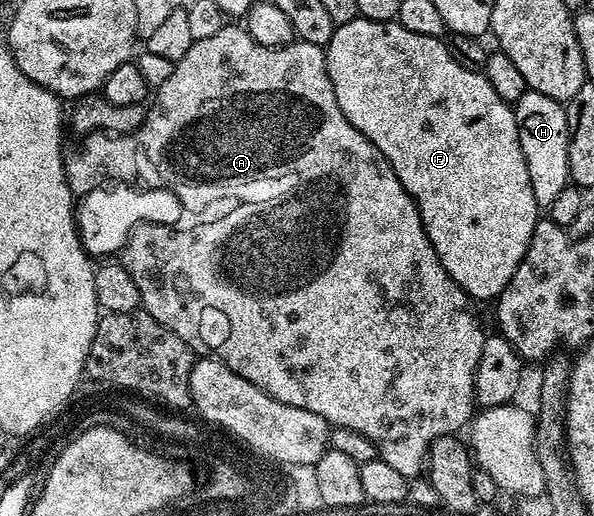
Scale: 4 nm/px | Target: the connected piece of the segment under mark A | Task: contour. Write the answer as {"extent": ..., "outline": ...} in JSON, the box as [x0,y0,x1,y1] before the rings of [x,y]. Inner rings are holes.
{"extent":[66,23,484,479],"outline":[[[230,23],[227,29],[218,29],[215,33],[208,34],[207,37],[199,36],[194,45],[188,47],[188,55],[184,55],[179,61],[173,62],[174,70],[164,79],[162,84],[157,86],[156,92],[153,94],[146,110],[146,119],[135,133],[120,133],[117,135],[112,133],[88,133],[81,138],[82,146],[71,157],[69,154],[66,161],[66,175],[70,178],[70,192],[74,194],[75,198],[81,199],[99,186],[118,182],[134,183],[137,182],[137,177],[143,181],[141,184],[145,188],[167,189],[174,192],[176,198],[183,205],[180,219],[177,219],[174,225],[149,223],[136,225],[130,232],[128,244],[120,253],[120,263],[132,275],[136,287],[140,287],[141,308],[150,313],[152,319],[156,319],[164,327],[168,327],[176,335],[180,335],[180,339],[184,339],[184,343],[188,343],[191,349],[201,351],[202,348],[206,348],[205,352],[207,354],[213,355],[217,360],[225,363],[229,369],[236,371],[236,375],[248,379],[248,383],[260,387],[260,391],[264,391],[272,399],[276,399],[280,403],[288,403],[292,407],[300,407],[304,411],[312,411],[316,415],[323,417],[331,426],[340,429],[351,429],[360,435],[364,435],[377,445],[378,456],[381,461],[388,463],[388,467],[396,467],[396,471],[400,471],[400,475],[404,475],[408,479],[415,478],[426,468],[426,455],[430,451],[432,442],[437,437],[448,437],[465,430],[468,422],[475,416],[474,376],[476,375],[476,367],[480,363],[480,351],[484,340],[482,325],[478,322],[477,311],[474,310],[476,308],[475,302],[456,284],[452,279],[452,275],[448,275],[448,271],[444,271],[444,267],[440,263],[440,259],[436,255],[436,251],[422,226],[418,205],[410,198],[408,191],[400,183],[396,171],[392,171],[388,159],[384,159],[381,151],[359,129],[352,127],[352,123],[348,123],[344,111],[340,111],[340,103],[336,103],[336,91],[332,91],[332,79],[328,75],[325,48],[321,45],[313,45],[307,41],[297,39],[290,45],[285,45],[282,49],[260,47],[260,43],[256,43],[256,39],[252,39],[252,35],[246,32],[245,28],[238,26],[237,29],[234,25],[237,24]]]}

